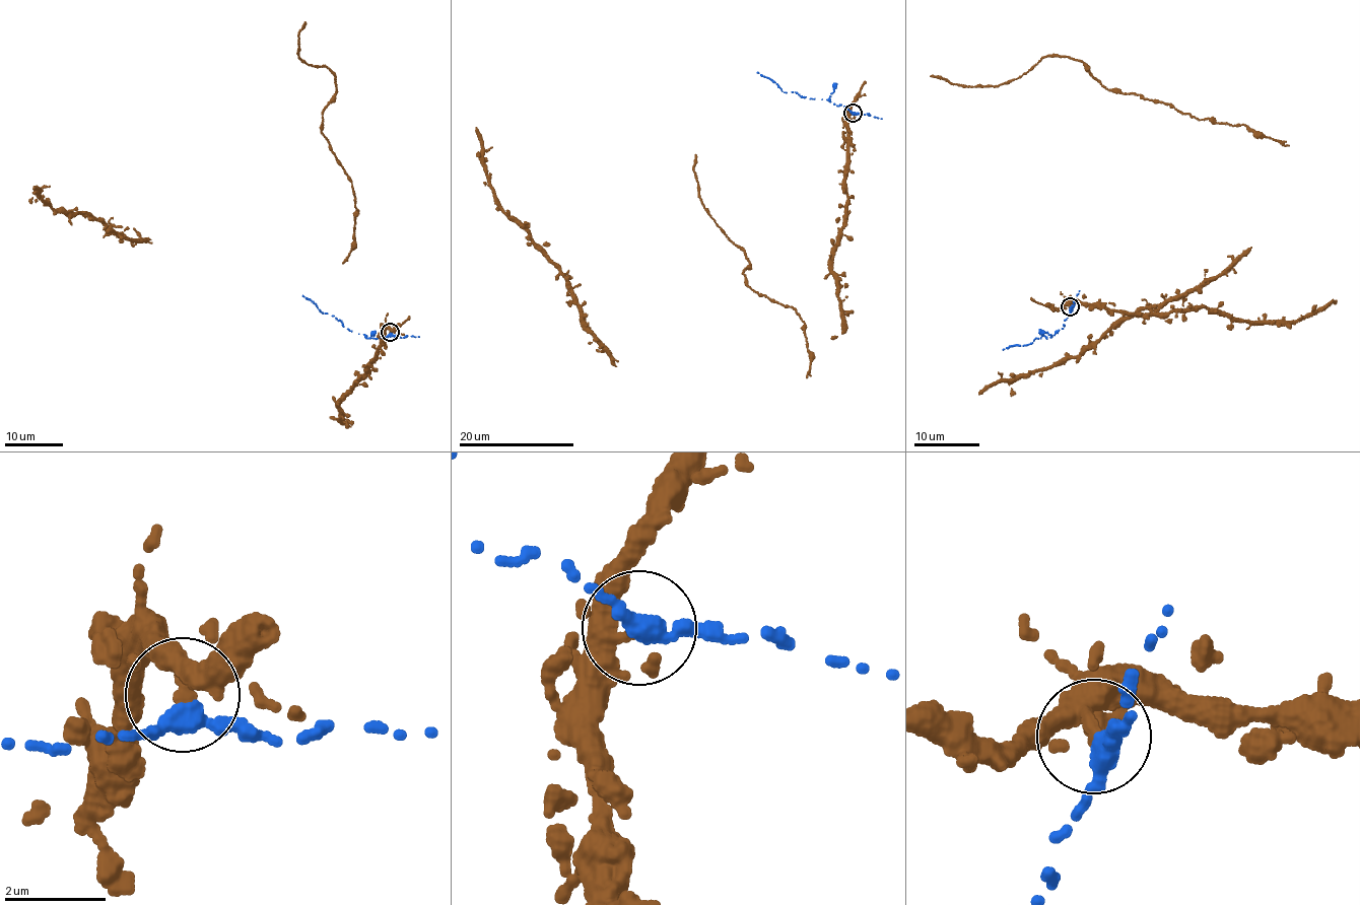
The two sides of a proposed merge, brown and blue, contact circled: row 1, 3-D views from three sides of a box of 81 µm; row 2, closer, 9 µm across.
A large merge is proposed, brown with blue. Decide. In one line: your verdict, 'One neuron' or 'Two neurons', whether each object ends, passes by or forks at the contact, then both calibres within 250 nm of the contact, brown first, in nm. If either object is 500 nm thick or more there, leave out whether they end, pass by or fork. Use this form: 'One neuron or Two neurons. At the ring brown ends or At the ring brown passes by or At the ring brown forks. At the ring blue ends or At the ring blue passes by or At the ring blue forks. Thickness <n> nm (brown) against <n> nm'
Two neurons. At the ring brown ends. At the ring blue passes by. Thickness 280 nm (brown) against 320 nm

